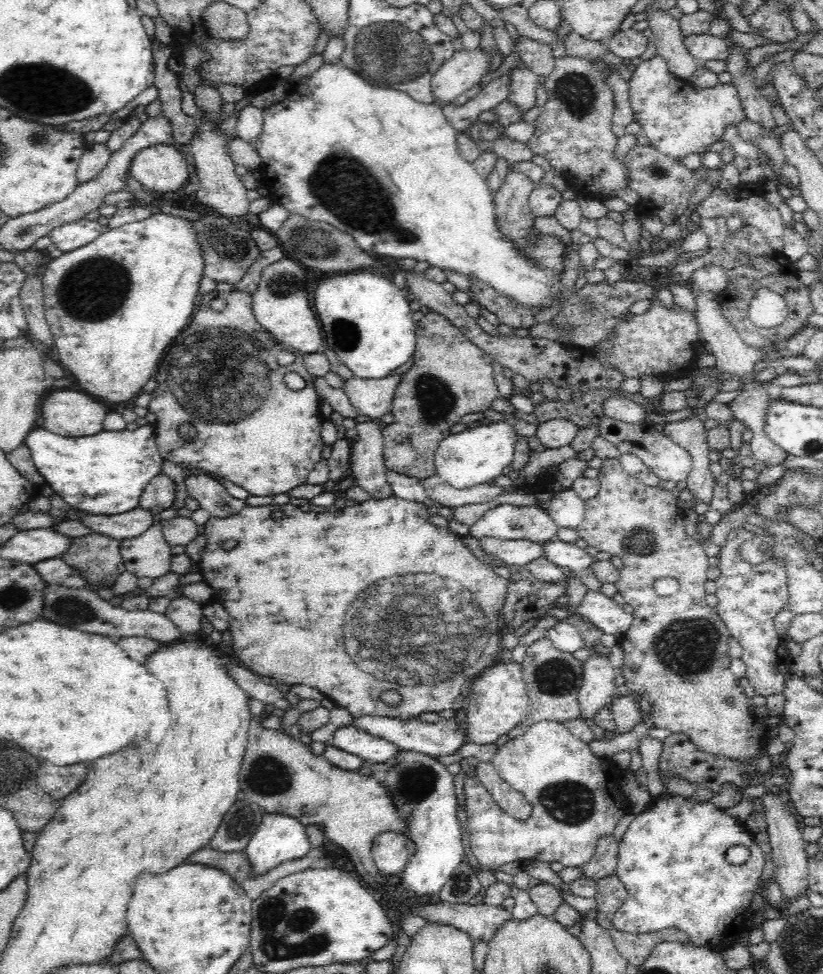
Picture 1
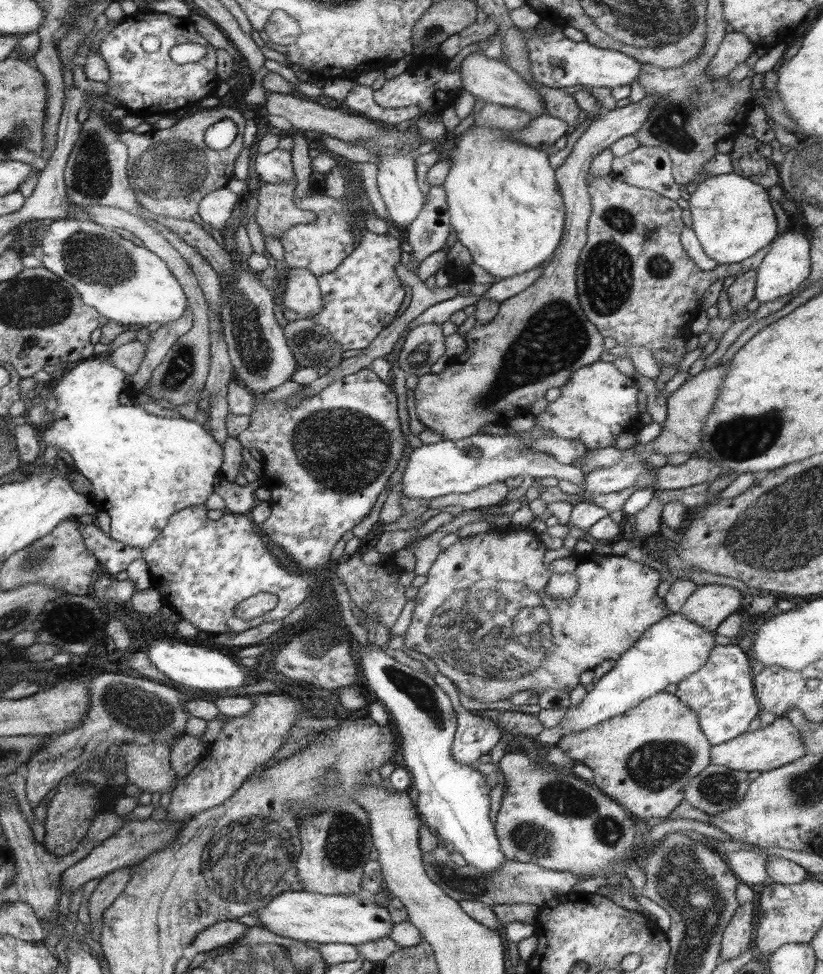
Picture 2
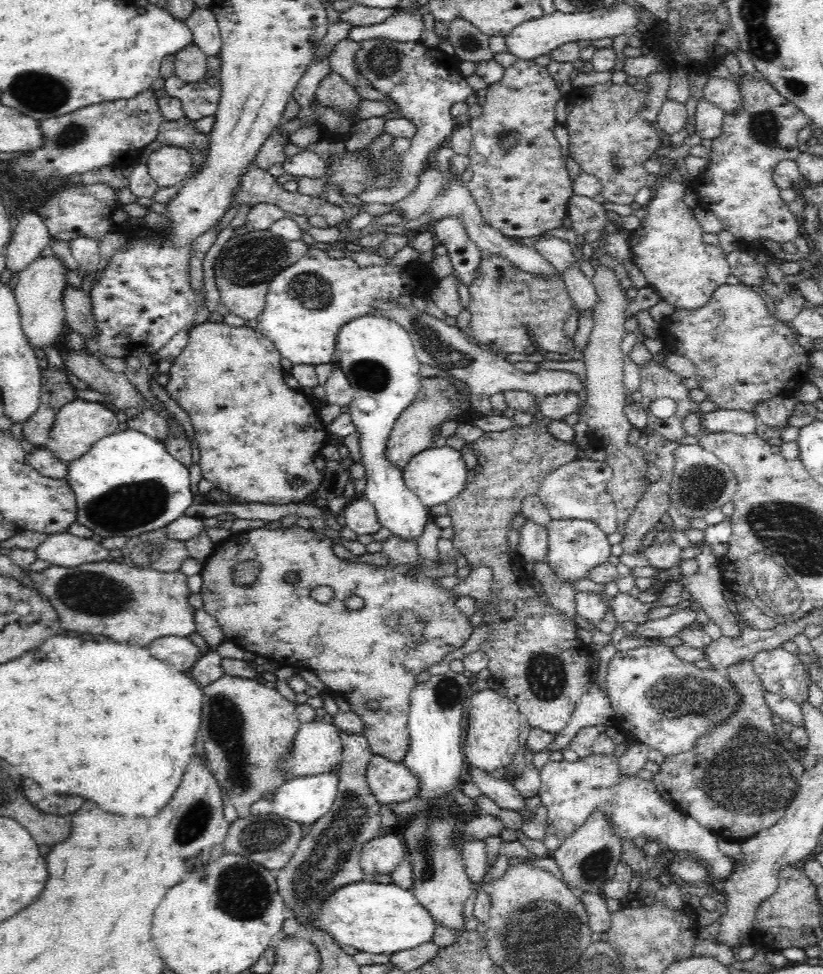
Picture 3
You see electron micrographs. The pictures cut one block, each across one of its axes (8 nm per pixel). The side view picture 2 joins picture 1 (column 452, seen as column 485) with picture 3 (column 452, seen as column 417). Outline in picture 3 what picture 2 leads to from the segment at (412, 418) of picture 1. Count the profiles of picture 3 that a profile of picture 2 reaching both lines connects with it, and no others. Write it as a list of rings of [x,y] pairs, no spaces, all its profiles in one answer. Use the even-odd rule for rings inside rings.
[[[424,378],[422,380],[422,390],[418,394],[418,398],[414,400],[414,404],[410,408],[404,410],[404,414],[396,420],[394,430],[390,432],[390,438],[386,442],[386,460],[398,468],[406,468],[406,464],[420,452],[430,450],[438,438],[440,438],[440,430],[444,426],[444,422],[448,420],[474,420],[474,408],[472,408],[472,400],[466,398],[464,394],[472,394],[470,386],[466,382],[454,384],[450,378]]]

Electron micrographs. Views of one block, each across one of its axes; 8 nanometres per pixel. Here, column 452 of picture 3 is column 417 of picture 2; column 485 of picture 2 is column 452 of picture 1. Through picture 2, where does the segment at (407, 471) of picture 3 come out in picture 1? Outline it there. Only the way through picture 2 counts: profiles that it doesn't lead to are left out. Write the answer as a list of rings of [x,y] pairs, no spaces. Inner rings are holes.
[[[498,420],[492,424],[482,424],[474,428],[466,428],[464,432],[450,434],[444,438],[436,450],[436,474],[444,478],[450,486],[458,490],[468,490],[480,484],[486,484],[494,478],[498,478],[504,468],[508,468],[514,460],[514,454],[518,450],[518,444],[522,442],[520,432],[516,430],[514,420]]]

